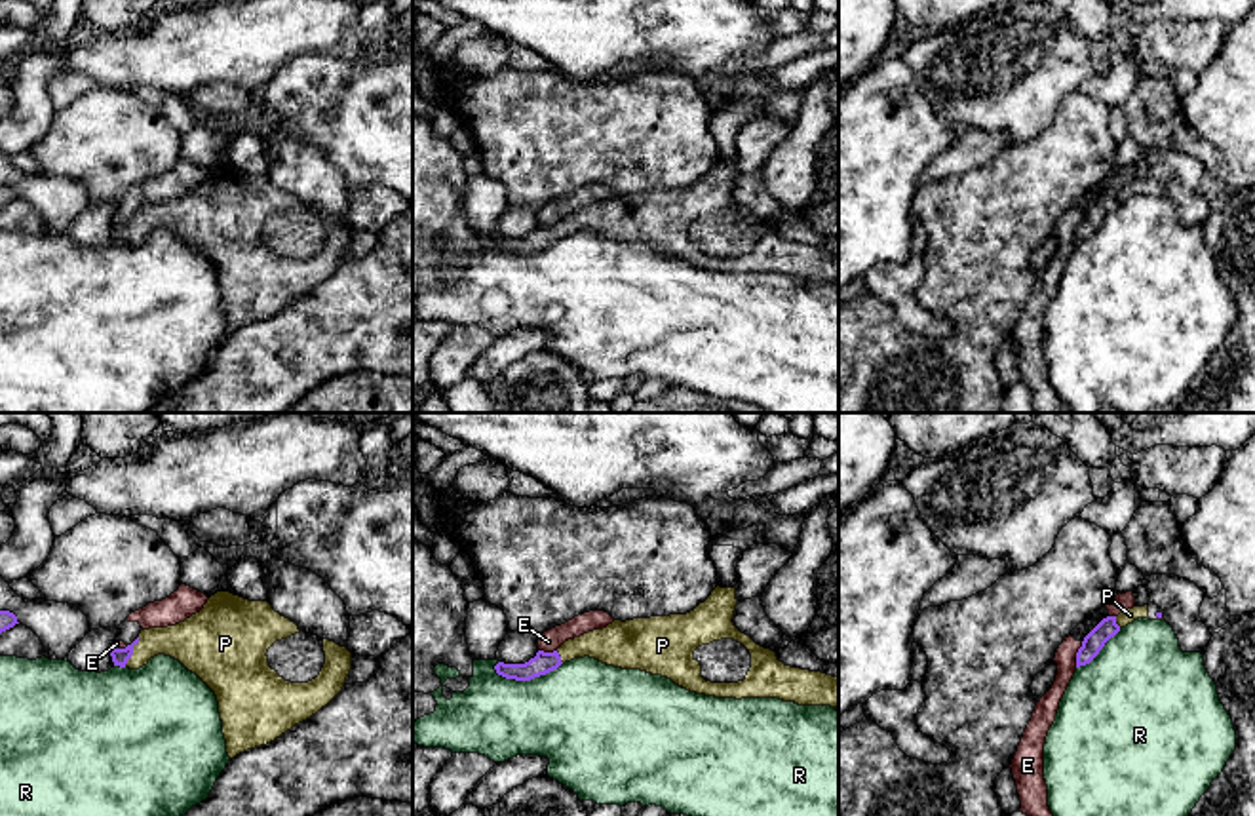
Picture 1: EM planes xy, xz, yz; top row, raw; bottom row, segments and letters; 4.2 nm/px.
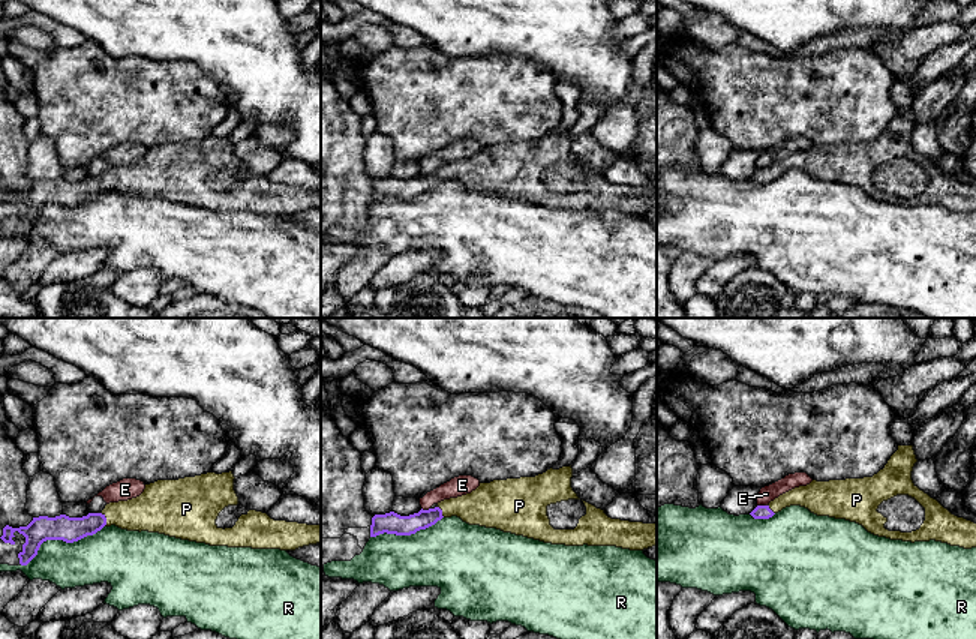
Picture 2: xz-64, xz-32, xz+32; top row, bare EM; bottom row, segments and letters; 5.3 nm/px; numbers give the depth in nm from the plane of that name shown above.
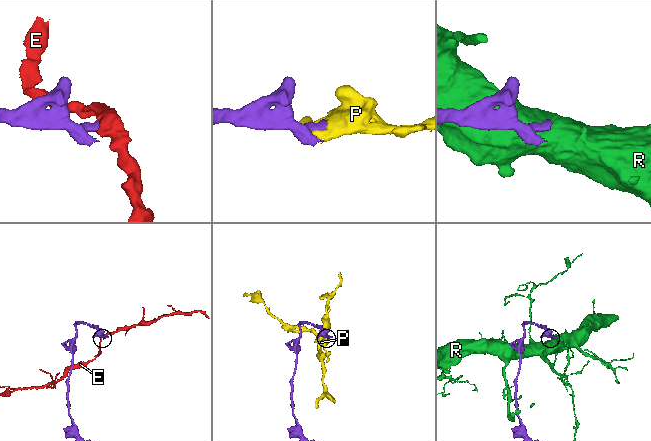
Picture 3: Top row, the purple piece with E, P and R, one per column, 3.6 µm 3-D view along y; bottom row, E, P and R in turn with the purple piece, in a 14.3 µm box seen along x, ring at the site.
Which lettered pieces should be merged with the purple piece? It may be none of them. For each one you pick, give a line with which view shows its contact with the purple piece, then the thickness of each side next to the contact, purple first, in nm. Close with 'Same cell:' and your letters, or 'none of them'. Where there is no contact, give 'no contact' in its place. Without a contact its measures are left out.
P: meets purple in xy; 70 nm thick on the purple side, 180 nm on the other
Same cell: P

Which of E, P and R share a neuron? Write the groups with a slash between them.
E / P / R

